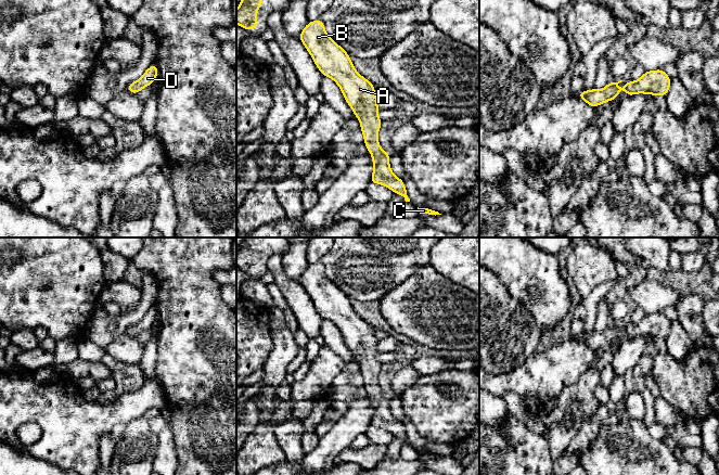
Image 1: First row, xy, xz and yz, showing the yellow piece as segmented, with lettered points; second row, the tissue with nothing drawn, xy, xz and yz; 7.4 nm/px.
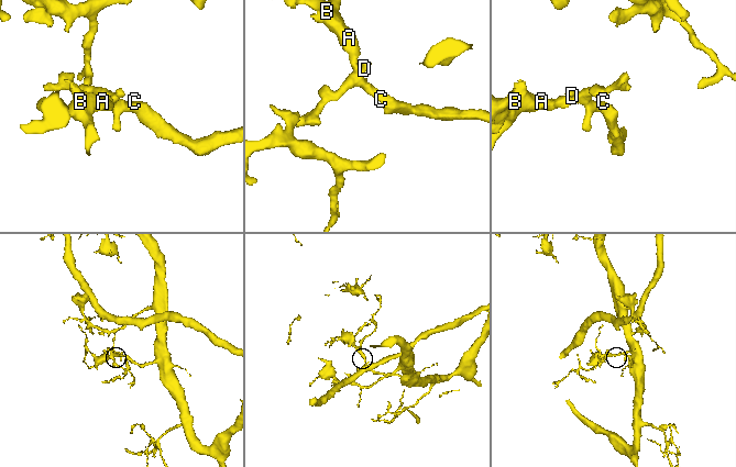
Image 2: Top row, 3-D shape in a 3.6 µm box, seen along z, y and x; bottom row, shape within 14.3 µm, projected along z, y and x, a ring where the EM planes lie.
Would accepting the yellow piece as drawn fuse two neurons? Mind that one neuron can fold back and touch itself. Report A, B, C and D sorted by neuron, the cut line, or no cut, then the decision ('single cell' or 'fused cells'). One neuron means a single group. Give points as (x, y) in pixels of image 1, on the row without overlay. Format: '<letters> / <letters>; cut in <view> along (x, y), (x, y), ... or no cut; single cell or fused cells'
A B C D; no cut; single cell

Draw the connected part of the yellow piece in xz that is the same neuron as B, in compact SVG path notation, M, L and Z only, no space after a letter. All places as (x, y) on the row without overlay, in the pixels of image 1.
M320 261L310 264L304 270L298 282L311 298L320 316L337 326L345 344L352 352L355 360L359 362L362 378L364 381L364 388L371 396L373 405L373 416L370 425L382 427L391 433L395 437L403 439L406 445L410 445L405 425L401 421L396 420L390 412L389 402L391 398L387 397L378 386L377 377L384 364L377 359L380 351L377 349L378 341L374 335L375 329L357 314L351 306L350 298L326 277L325 268Z

